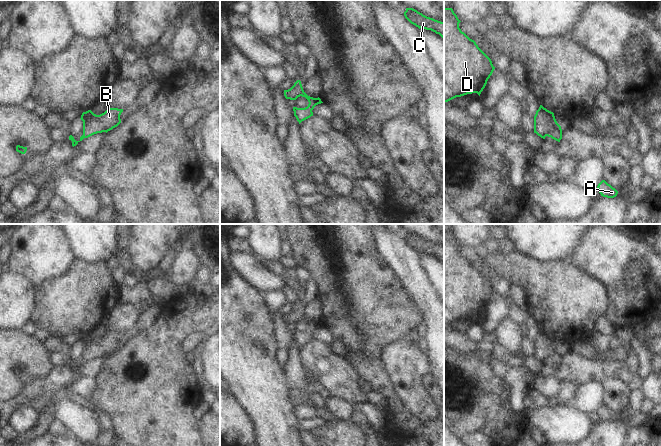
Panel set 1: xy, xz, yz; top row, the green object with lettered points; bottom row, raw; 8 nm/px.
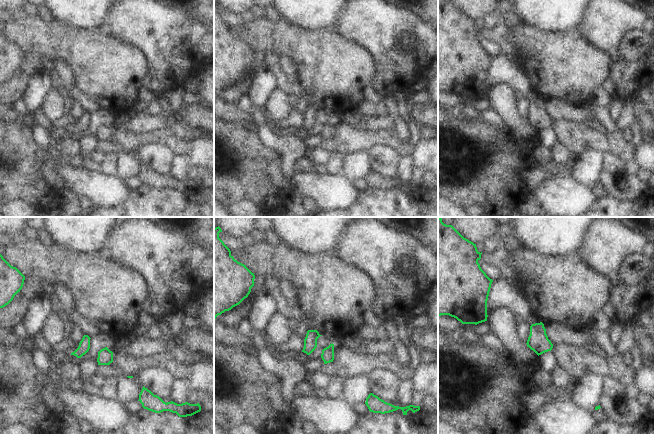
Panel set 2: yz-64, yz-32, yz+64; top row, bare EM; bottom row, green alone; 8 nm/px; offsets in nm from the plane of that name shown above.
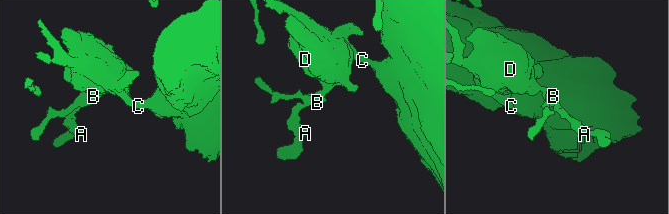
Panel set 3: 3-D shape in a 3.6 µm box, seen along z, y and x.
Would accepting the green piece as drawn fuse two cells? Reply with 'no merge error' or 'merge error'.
no merge error

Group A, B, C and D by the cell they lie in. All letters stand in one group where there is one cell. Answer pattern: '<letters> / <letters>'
A B C D

